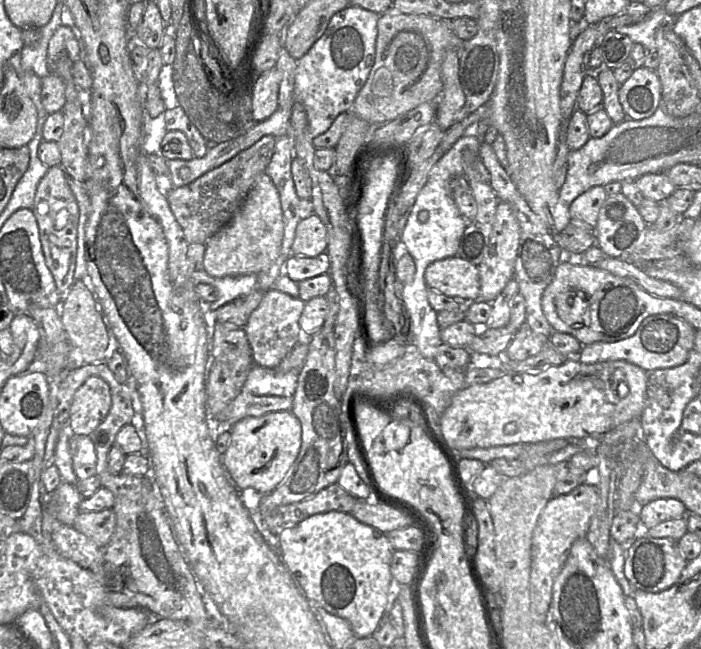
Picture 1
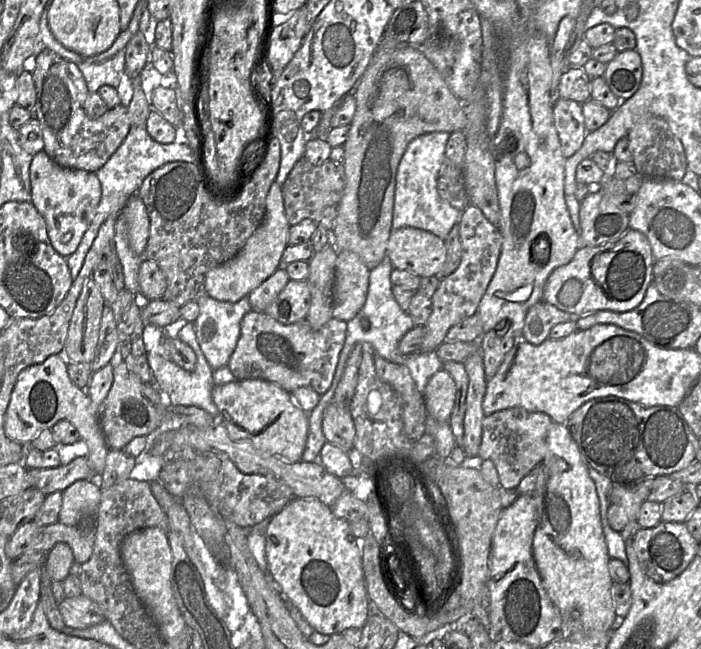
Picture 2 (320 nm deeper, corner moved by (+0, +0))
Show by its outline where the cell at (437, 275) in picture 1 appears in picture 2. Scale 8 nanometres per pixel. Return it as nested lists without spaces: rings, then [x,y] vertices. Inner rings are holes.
[[[414,227],[392,229],[386,256],[394,269],[405,270],[419,277],[436,276],[447,256],[444,241],[426,230]]]

